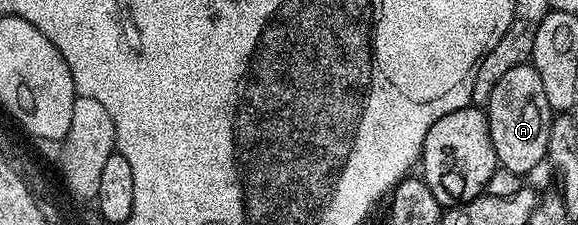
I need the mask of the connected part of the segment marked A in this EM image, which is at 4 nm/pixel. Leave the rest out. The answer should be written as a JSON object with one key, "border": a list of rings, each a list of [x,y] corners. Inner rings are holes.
{"border":[[[532,63],[515,66],[507,70],[503,78],[499,78],[495,90],[491,90],[487,115],[491,142],[495,146],[500,167],[528,174],[537,163],[545,160],[547,138],[555,113],[549,107],[547,93],[543,91],[543,82],[533,69]]]}

